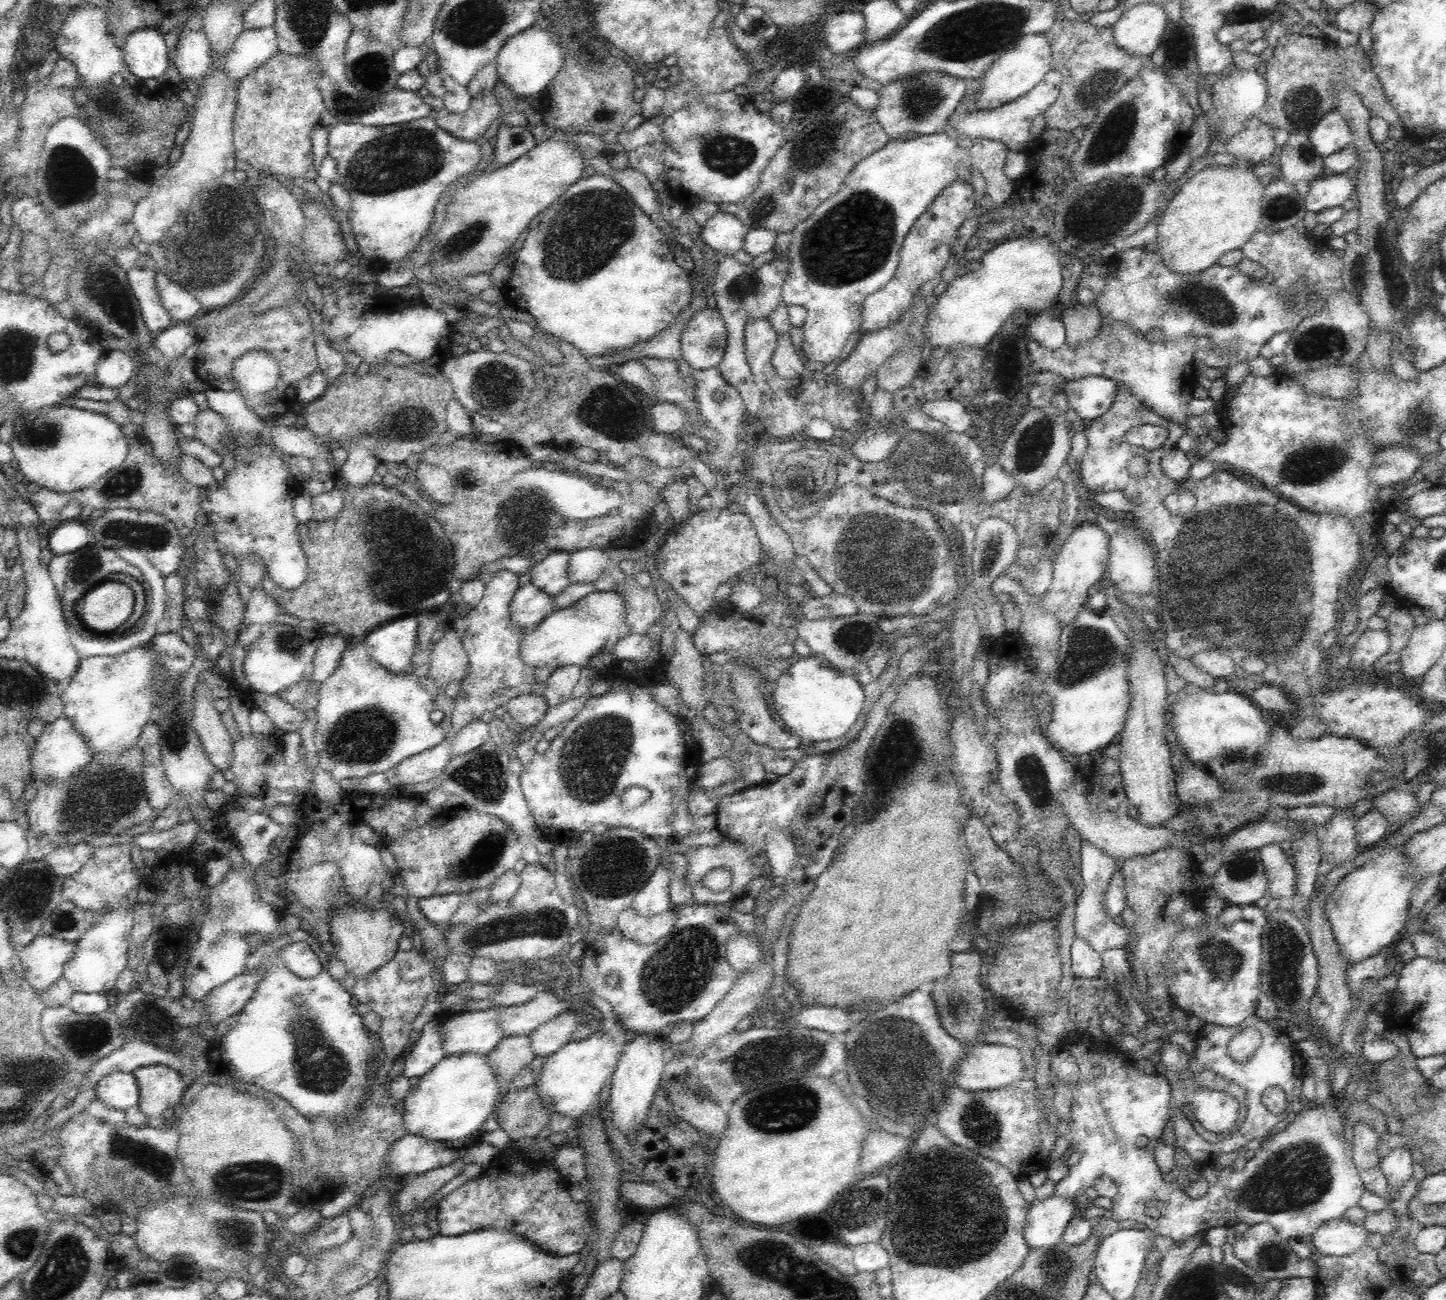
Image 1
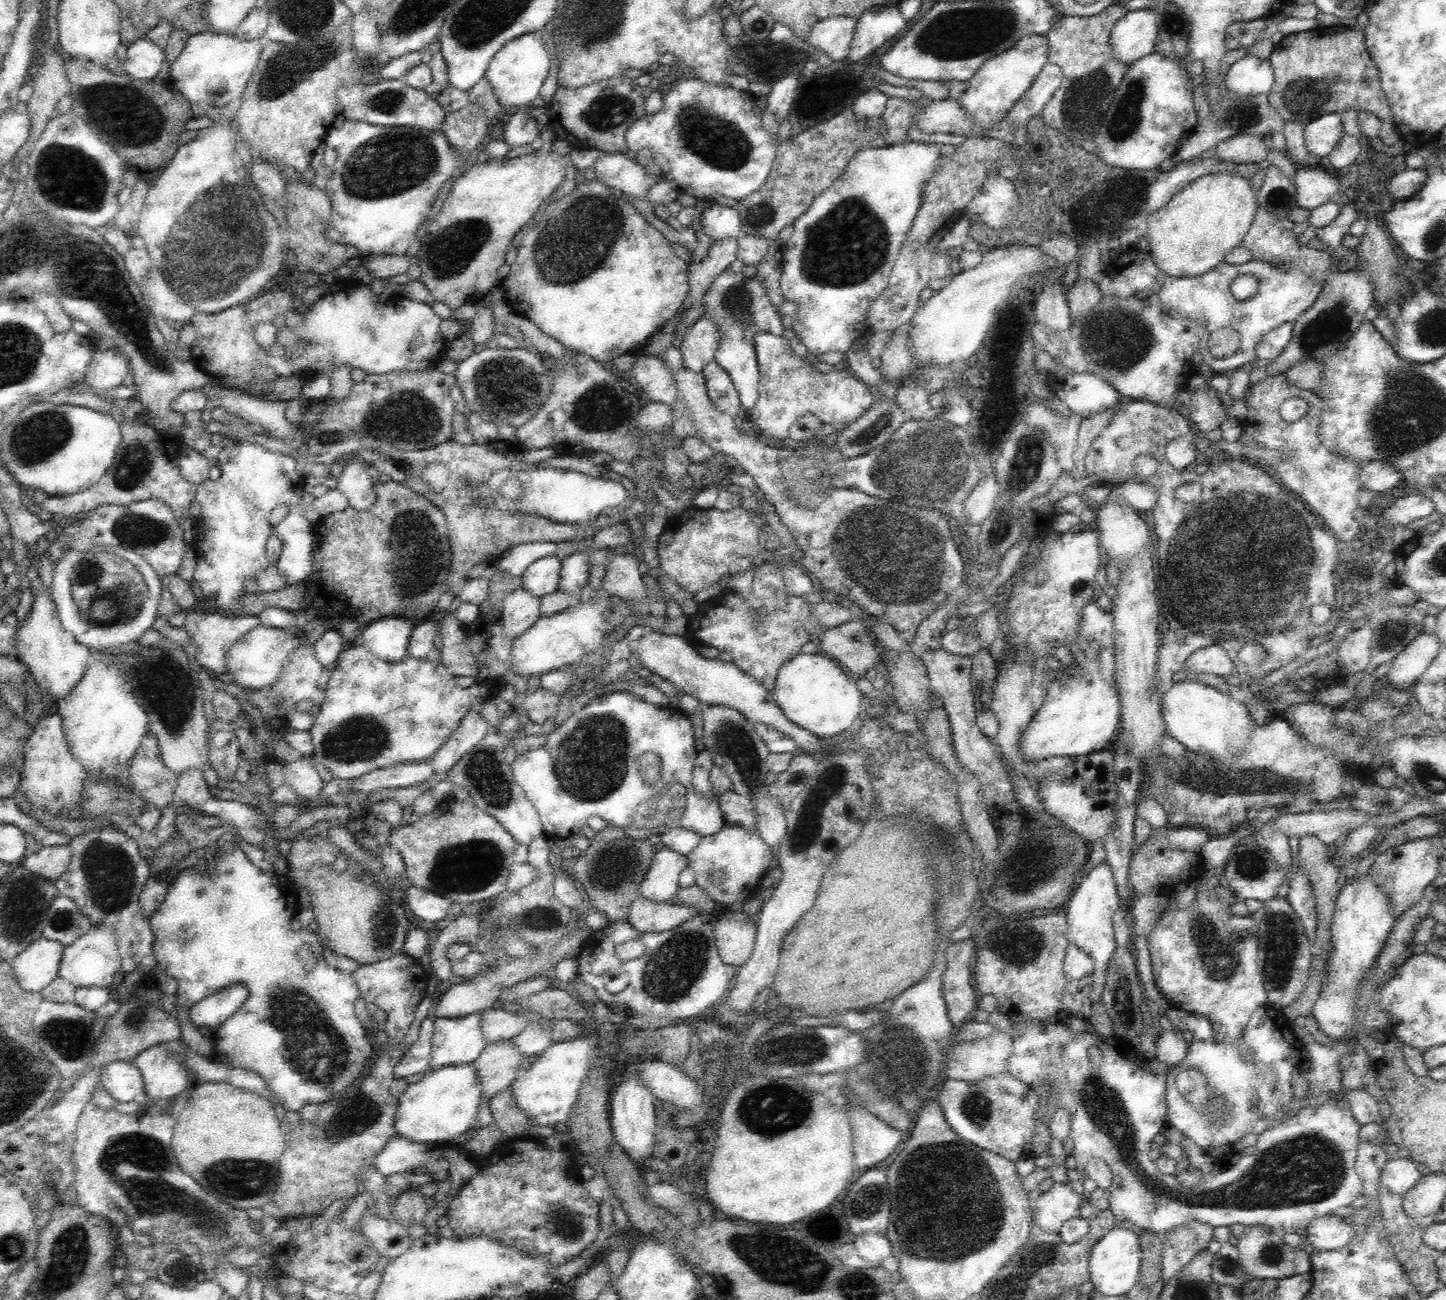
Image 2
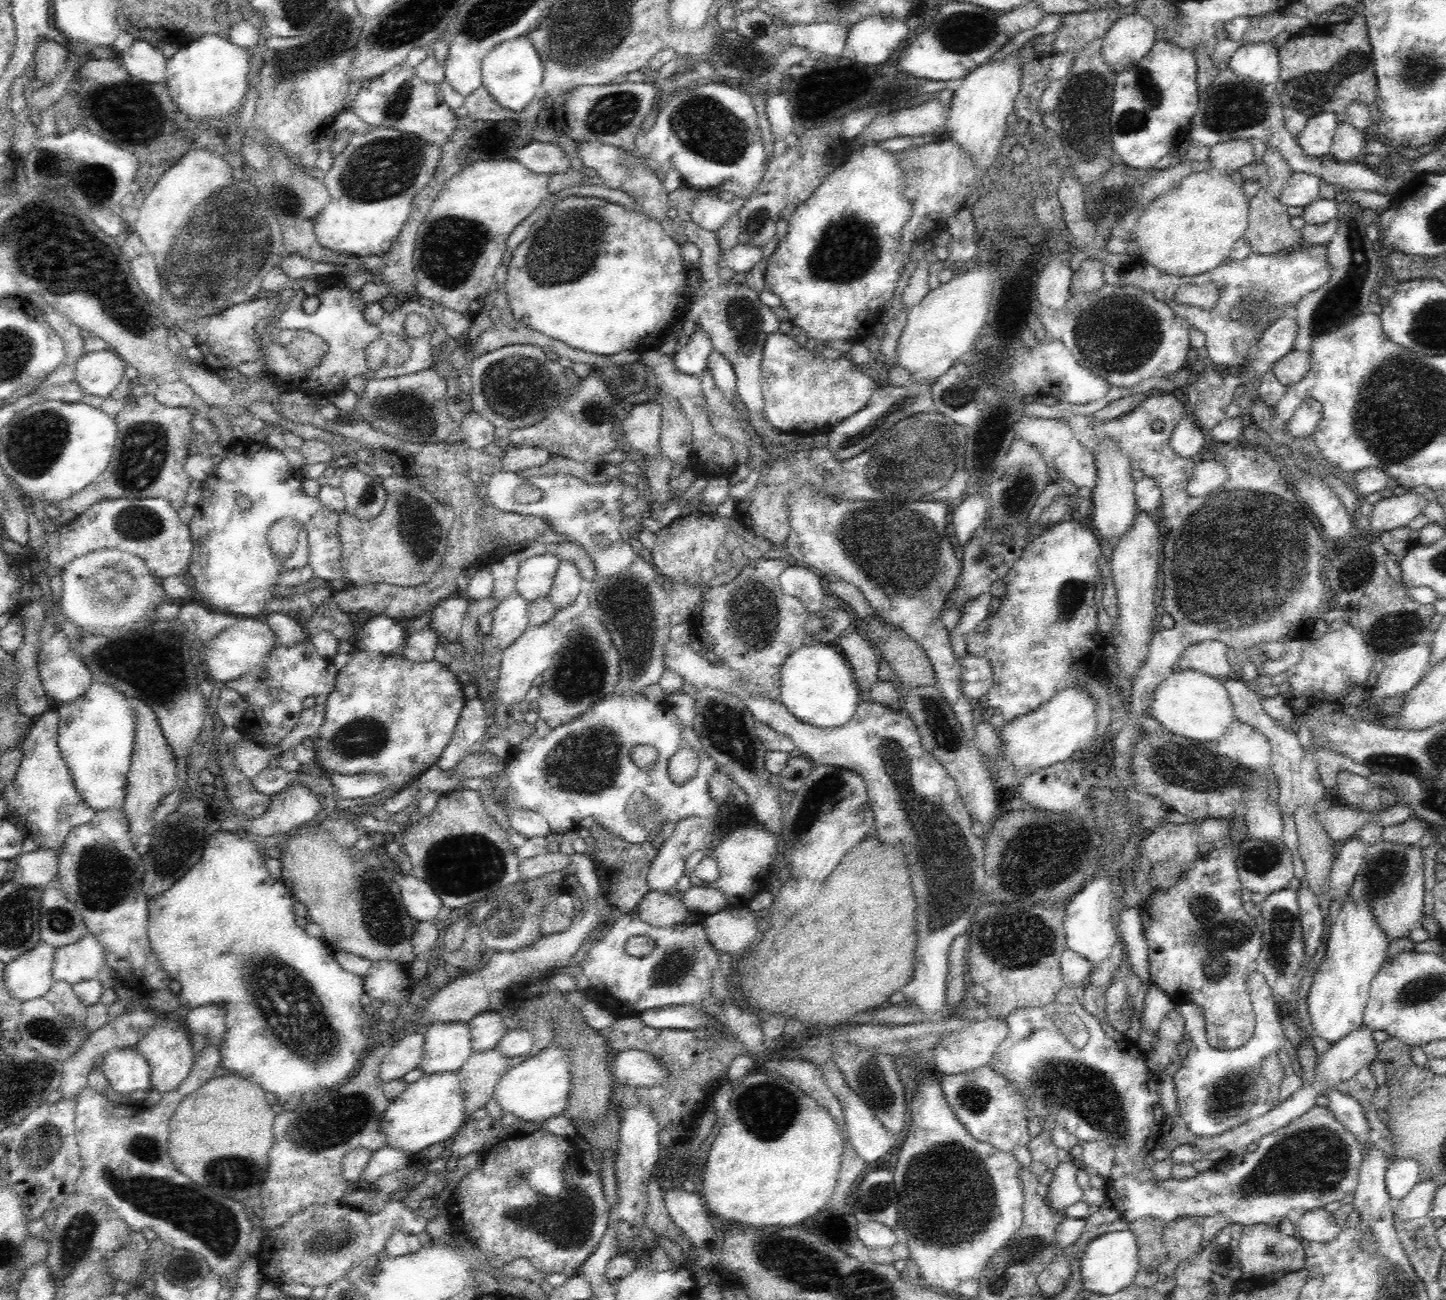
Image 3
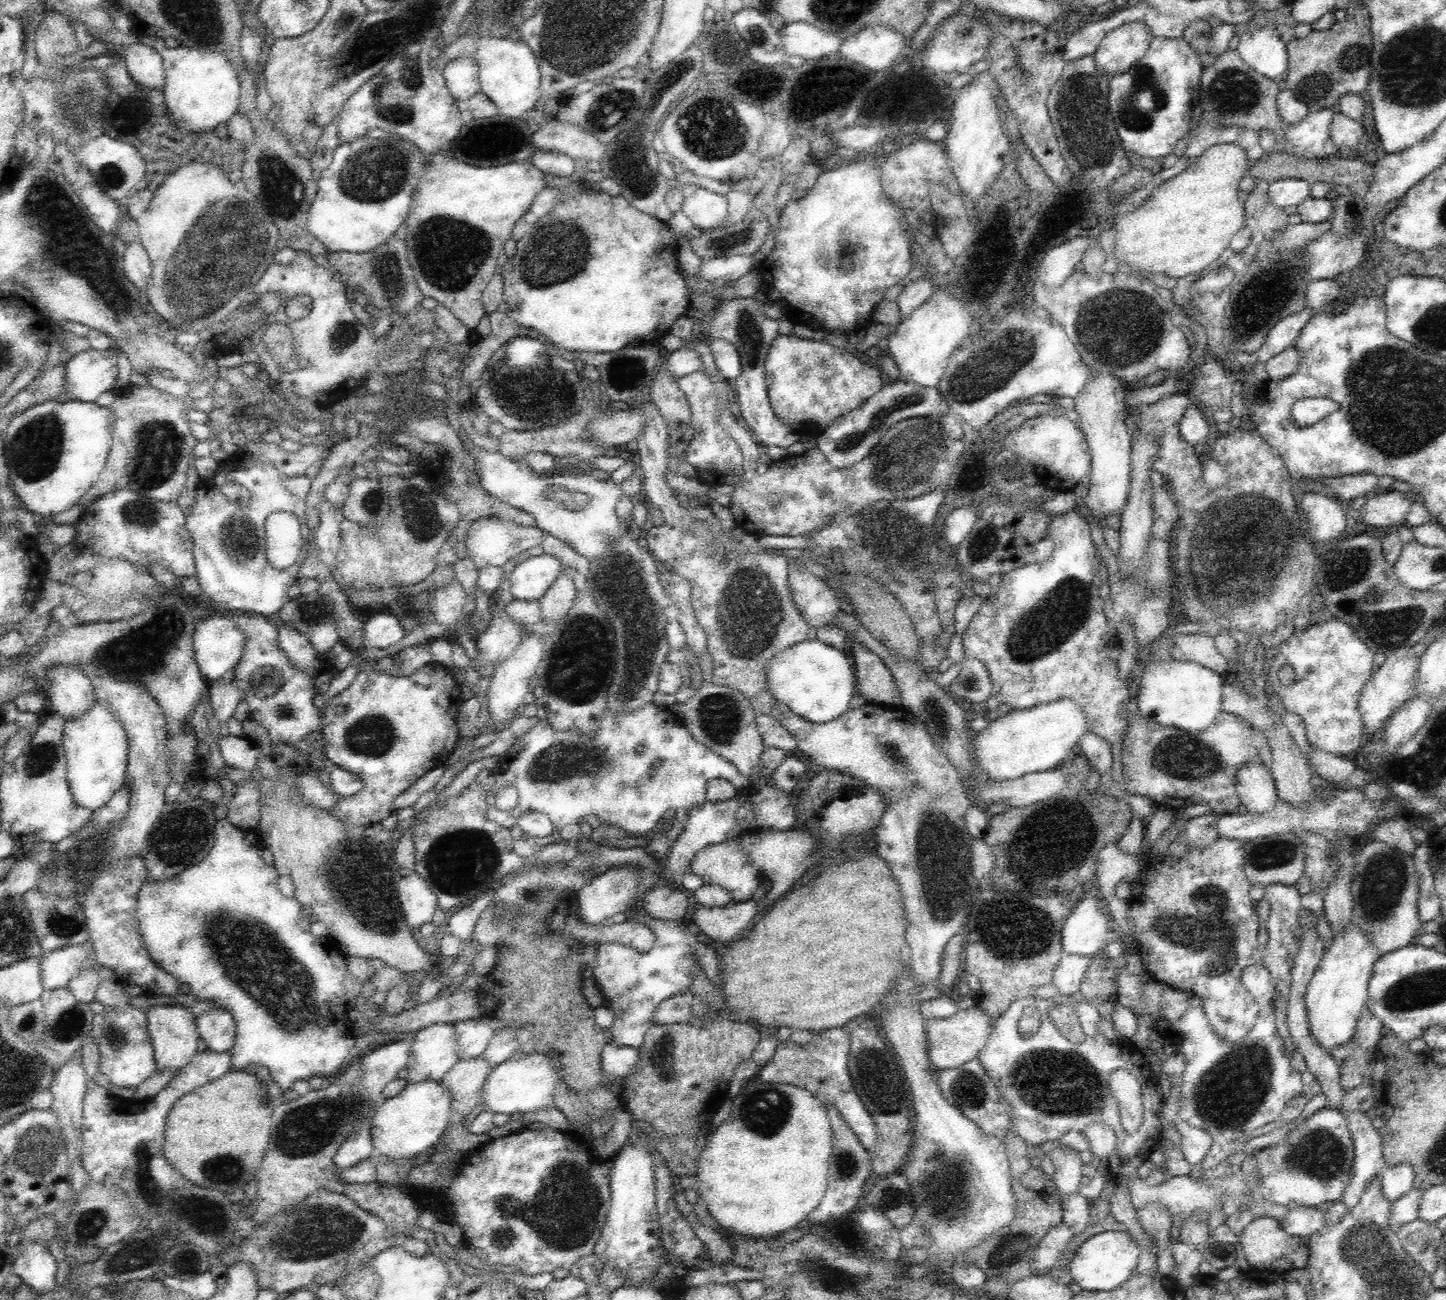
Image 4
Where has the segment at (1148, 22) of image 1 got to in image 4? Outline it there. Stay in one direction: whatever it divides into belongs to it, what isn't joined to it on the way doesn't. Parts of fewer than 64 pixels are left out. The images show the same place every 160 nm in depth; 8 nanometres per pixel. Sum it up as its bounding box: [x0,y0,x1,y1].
[1093,21,1155,76]

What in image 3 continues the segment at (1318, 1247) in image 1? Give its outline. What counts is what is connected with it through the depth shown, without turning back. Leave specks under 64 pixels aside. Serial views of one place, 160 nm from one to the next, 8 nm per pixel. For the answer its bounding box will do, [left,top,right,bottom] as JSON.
[1295,1208,1340,1242]

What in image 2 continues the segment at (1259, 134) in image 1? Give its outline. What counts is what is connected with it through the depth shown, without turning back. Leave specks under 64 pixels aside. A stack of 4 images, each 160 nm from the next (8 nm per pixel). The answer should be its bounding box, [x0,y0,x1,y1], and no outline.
[1215,134,1269,165]

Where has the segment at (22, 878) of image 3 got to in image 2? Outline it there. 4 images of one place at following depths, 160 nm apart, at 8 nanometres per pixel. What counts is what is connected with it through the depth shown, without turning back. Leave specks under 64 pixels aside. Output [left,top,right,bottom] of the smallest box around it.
[20,845,70,880]

